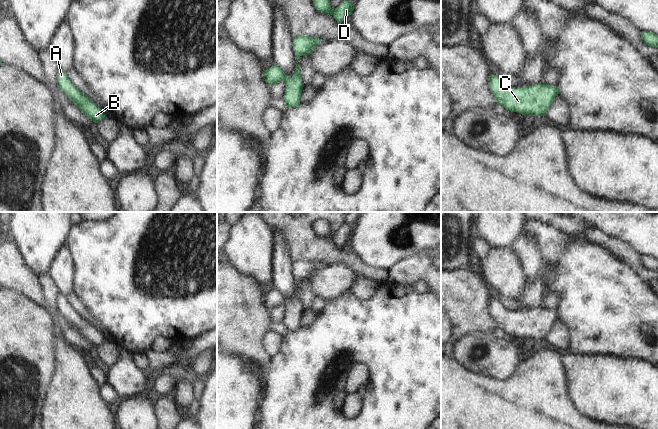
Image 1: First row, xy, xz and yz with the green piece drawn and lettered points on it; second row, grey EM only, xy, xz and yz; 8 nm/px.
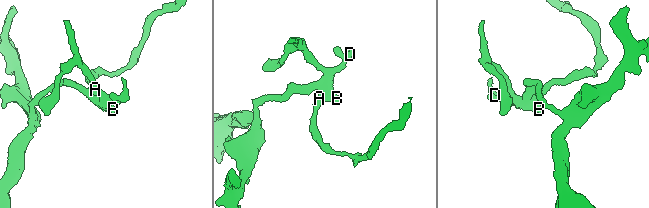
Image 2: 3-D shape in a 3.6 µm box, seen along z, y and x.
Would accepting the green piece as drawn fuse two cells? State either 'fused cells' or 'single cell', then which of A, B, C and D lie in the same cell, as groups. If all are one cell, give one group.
single cell; groups A B C D

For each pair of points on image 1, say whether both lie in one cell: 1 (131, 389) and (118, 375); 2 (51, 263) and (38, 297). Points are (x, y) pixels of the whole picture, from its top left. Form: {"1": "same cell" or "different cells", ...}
{"1": "same cell", "2": "different cells"}

